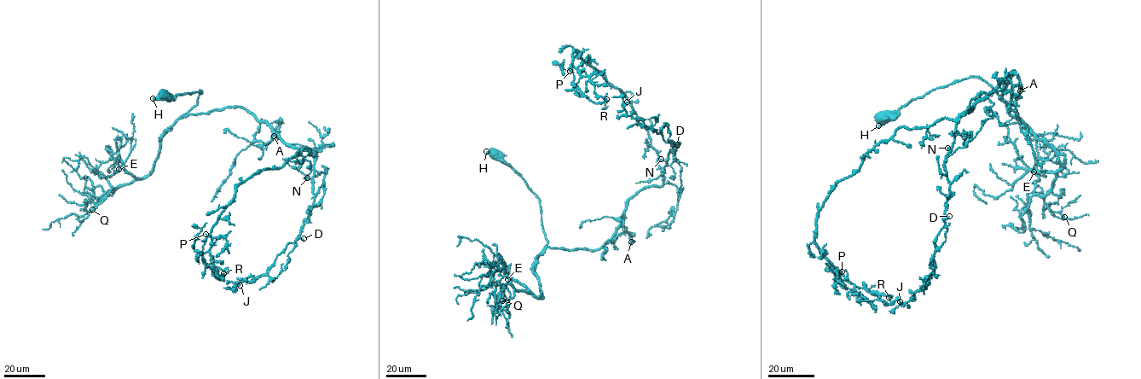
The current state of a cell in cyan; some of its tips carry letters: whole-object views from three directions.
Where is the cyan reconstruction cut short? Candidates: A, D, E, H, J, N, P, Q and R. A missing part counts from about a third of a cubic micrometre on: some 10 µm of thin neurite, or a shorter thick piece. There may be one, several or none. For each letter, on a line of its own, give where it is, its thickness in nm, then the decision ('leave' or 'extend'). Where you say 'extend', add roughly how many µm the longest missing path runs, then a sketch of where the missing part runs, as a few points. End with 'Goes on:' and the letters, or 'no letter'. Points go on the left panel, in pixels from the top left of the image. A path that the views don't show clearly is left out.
A: place (274, 136); calibre 240 nm; leave
D: place (304, 238); calibre 160 nm; leave
E: place (118, 169); calibre 120 nm; leave
H: place (153, 98); calibre 440 nm; leave
J: place (240, 285); calibre 190 nm; leave
N: place (307, 177); calibre 240 nm; extend; missing 10 µm
P: place (205, 234); calibre 180 nm; leave
Q: place (92, 209); calibre 260 nm; leave
R: place (223, 273); calibre 170 nm; leave
Goes on: N

